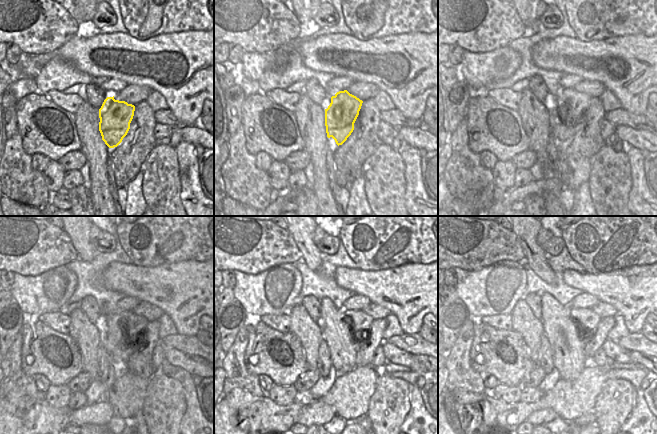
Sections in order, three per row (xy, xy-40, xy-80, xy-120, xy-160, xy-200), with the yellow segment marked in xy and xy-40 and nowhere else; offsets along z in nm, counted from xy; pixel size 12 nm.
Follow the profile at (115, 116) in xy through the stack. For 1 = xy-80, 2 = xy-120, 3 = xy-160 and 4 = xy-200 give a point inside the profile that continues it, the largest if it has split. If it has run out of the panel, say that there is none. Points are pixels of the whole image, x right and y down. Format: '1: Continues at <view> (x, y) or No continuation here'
1: Continues at xy-80 (570, 104)
2: Continues at xy-120 (133, 323)
3: Continues at xy-160 (358, 321)
4: Continues at xy-200 (585, 320)

